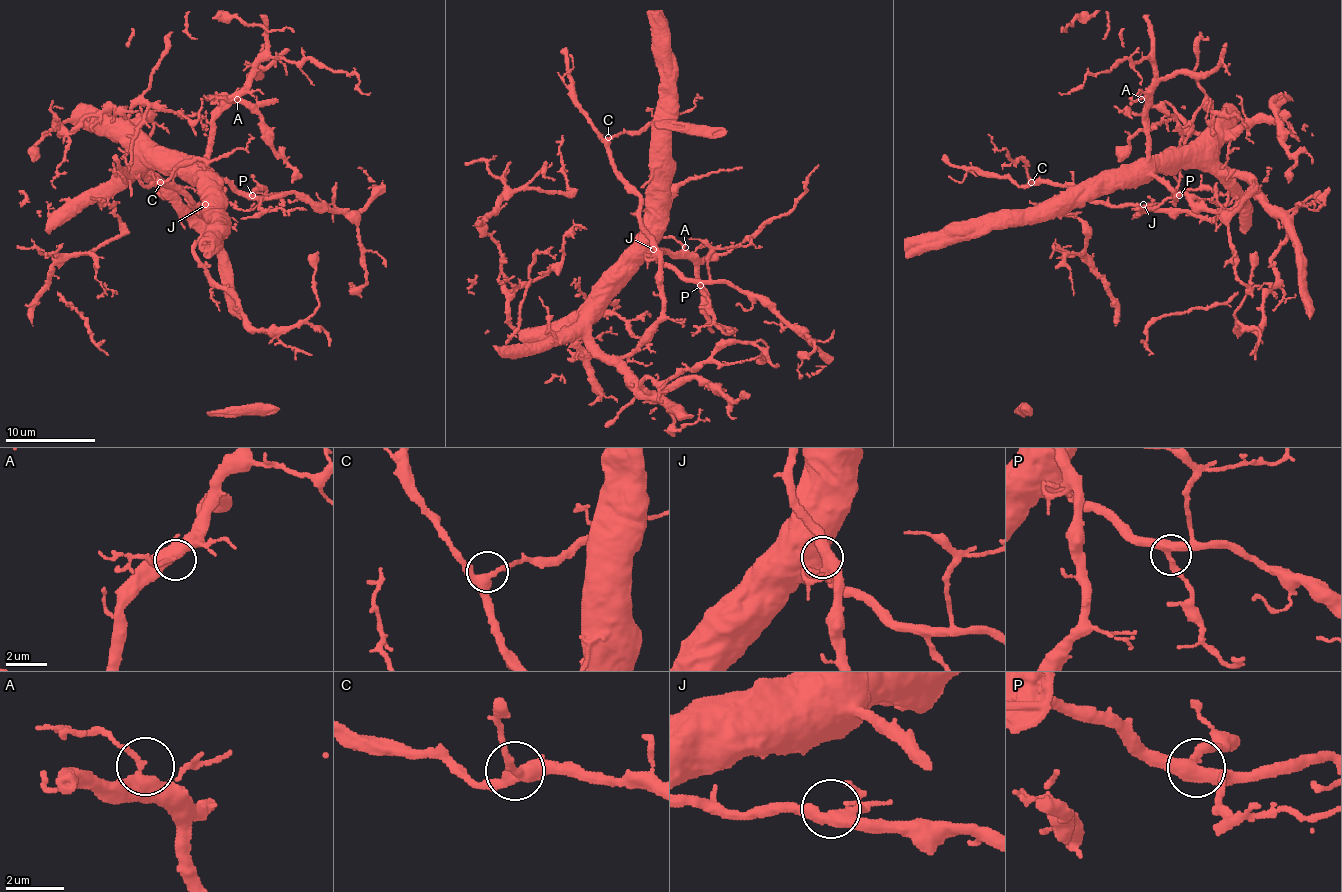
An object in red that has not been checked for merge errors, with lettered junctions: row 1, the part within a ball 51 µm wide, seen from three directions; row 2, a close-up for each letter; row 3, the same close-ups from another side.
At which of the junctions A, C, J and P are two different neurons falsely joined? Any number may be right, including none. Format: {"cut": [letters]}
{"cut": []}

